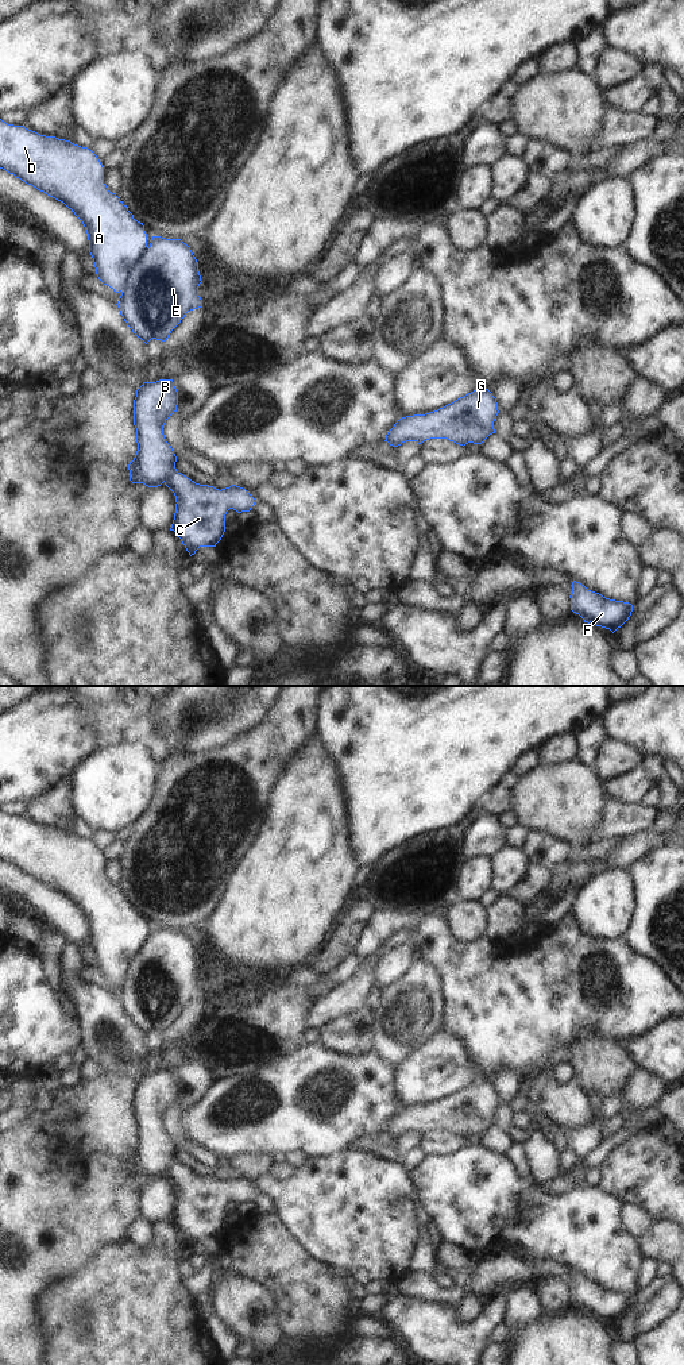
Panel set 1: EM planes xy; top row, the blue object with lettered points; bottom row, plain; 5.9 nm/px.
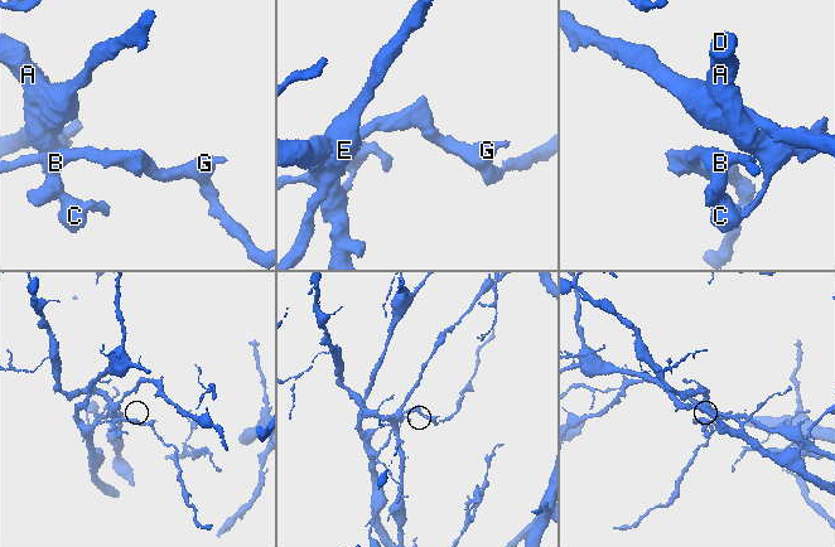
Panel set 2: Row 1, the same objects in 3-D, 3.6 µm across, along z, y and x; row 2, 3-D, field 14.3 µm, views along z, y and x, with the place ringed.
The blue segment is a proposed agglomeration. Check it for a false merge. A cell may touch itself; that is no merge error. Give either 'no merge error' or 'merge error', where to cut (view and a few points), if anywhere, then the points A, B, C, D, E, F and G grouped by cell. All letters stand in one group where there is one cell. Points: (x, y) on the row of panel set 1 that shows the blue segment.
merge error; cut xy (149, 247), (130, 273), (122, 292); groups A C D / B E F G

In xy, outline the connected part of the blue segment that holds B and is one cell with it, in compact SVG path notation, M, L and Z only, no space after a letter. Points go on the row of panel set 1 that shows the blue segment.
M173 379L143 382L134 400L138 451L130 462L130 481L161 486L175 473L177 456L163 435L166 420L177 412L178 392Z

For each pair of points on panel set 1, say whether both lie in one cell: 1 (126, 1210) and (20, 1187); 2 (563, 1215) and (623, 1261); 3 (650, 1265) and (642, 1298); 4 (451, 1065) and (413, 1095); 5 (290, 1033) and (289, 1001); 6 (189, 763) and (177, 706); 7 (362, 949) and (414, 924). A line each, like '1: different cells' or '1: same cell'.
1: same cell
2: same cell
3: different cells
4: same cell
5: same cell
6: different cells
7: same cell

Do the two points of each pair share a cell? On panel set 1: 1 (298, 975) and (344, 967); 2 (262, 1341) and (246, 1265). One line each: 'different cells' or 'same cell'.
1: same cell
2: different cells

